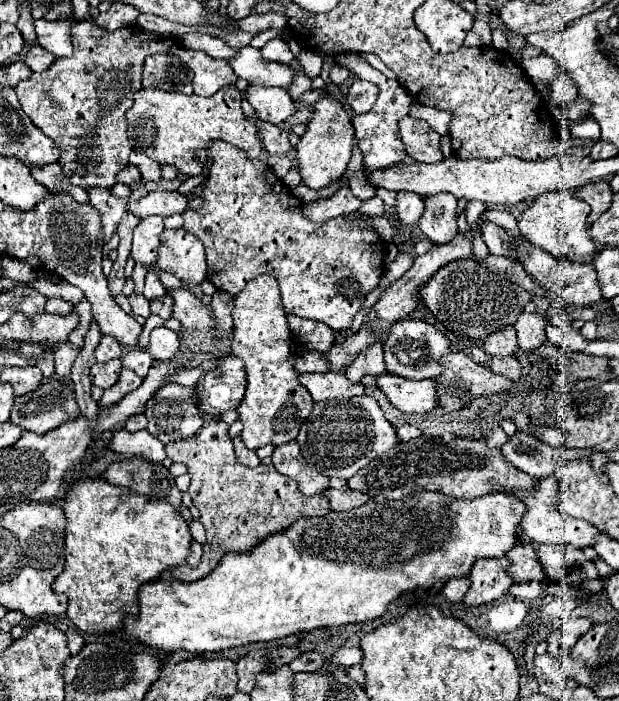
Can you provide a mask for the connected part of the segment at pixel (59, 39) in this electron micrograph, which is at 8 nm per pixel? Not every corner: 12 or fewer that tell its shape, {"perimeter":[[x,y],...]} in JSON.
{"perimeter":[[38,19],[38,43],[56,57],[72,55],[74,21]]}

